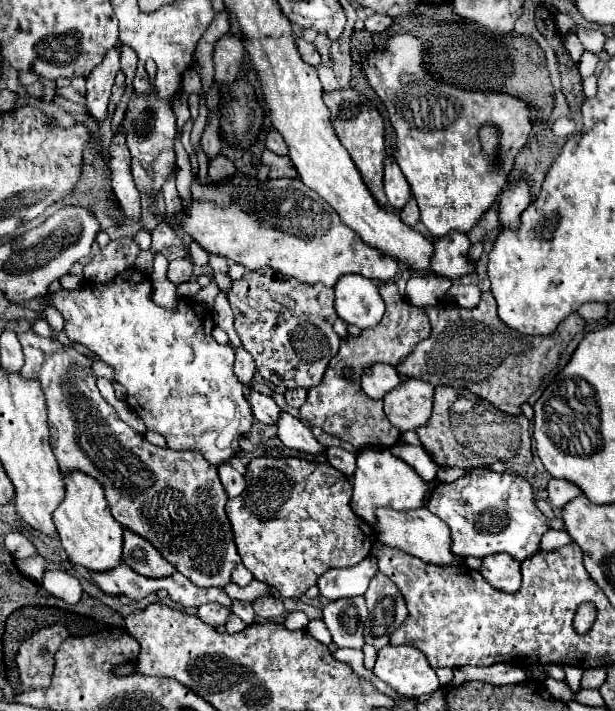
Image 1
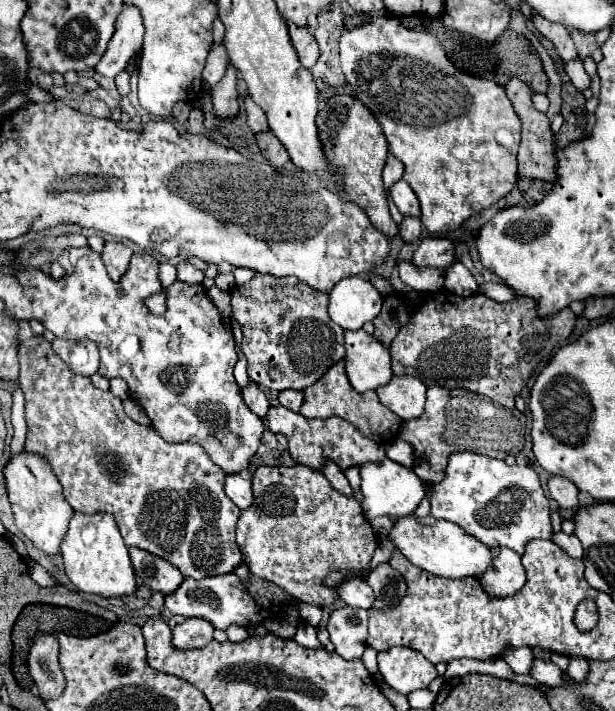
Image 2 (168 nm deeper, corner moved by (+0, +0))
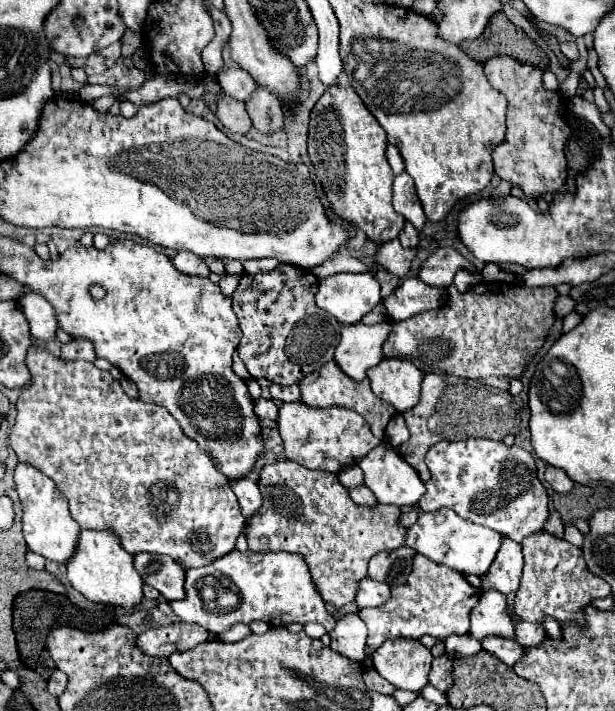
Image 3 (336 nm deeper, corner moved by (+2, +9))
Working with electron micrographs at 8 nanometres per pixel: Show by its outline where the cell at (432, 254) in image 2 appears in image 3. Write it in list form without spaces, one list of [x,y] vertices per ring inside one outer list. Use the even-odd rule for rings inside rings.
[[[395,239],[395,241],[383,243],[377,249],[377,253],[373,255],[373,261],[377,265],[381,265],[393,277],[403,279],[403,277],[407,277],[407,273],[411,269],[411,259],[415,259],[415,253],[417,253],[417,249],[413,249],[413,251],[403,249],[401,243]]]

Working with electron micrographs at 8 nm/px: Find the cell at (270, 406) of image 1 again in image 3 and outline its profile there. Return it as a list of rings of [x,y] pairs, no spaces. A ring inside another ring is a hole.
[[[301,401],[283,403],[283,407],[279,409],[277,429],[283,439],[285,457],[289,461],[295,461],[307,469],[329,473],[339,473],[345,467],[357,465],[373,447],[377,447],[377,443],[381,443],[377,437],[371,435],[365,419],[357,415],[353,409],[345,407],[315,409]]]

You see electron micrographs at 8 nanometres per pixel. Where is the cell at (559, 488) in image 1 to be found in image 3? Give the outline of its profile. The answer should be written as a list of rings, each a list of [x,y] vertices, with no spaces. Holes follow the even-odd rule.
[[[547,465],[545,479],[557,493],[569,493],[573,489],[573,481],[567,477],[567,473],[563,473],[563,469],[557,469],[553,465]]]

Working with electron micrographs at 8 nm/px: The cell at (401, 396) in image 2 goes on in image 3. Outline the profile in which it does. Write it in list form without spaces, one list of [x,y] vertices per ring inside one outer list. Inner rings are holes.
[[[383,359],[367,371],[367,377],[373,393],[391,403],[399,413],[417,405],[423,373],[407,359]]]

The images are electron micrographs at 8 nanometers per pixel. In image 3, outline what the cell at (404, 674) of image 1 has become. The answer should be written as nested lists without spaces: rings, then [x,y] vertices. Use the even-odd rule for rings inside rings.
[[[389,639],[371,655],[375,671],[395,689],[419,693],[427,685],[431,651],[413,639]]]

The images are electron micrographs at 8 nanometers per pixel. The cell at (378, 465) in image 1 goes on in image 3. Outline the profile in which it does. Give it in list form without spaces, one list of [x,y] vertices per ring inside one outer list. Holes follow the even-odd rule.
[[[385,441],[367,453],[359,461],[359,467],[365,473],[365,485],[373,491],[373,495],[377,497],[379,503],[397,505],[397,507],[415,505],[415,503],[419,503],[421,495],[425,493],[425,483],[419,479],[417,471],[409,463],[405,463],[405,459],[401,459]]]

